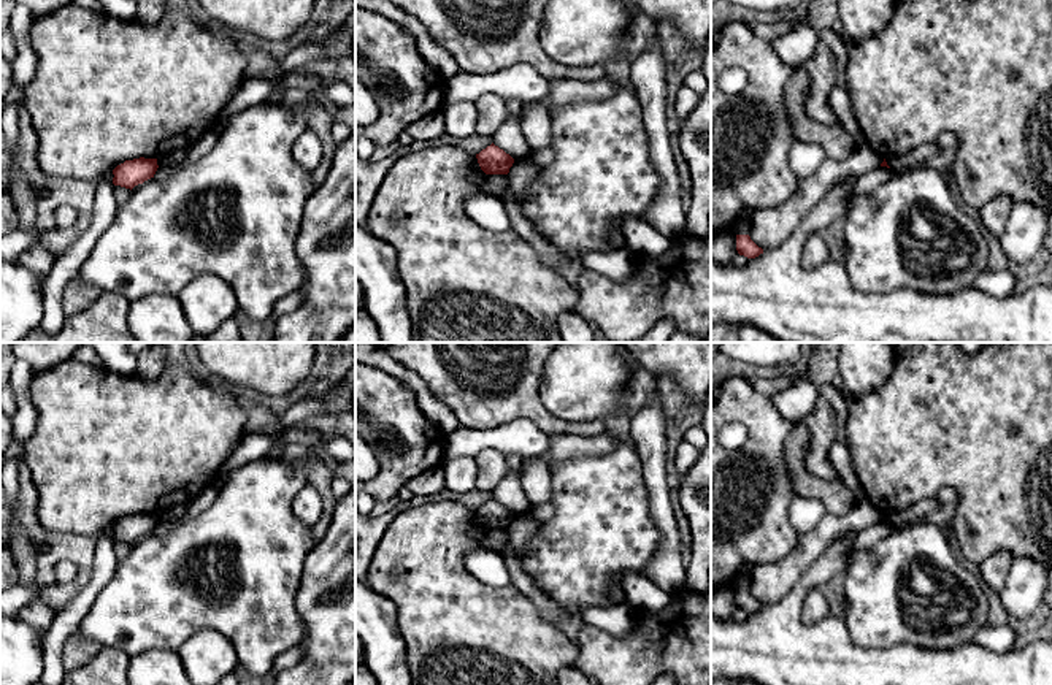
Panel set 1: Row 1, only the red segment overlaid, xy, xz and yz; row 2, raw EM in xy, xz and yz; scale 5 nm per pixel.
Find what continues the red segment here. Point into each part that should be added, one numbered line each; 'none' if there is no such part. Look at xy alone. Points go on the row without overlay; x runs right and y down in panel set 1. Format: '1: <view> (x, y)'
none

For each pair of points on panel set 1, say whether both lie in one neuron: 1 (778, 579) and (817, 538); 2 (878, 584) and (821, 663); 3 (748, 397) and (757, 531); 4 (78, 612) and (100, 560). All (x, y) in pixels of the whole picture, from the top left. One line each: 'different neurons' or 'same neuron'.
1: same neuron
2: different neurons
3: same neuron
4: same neuron

